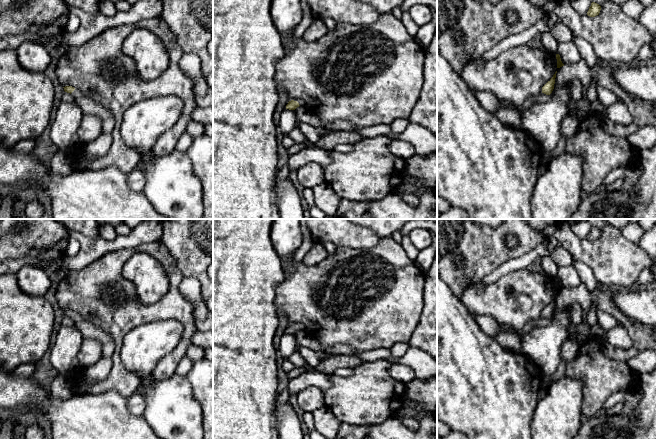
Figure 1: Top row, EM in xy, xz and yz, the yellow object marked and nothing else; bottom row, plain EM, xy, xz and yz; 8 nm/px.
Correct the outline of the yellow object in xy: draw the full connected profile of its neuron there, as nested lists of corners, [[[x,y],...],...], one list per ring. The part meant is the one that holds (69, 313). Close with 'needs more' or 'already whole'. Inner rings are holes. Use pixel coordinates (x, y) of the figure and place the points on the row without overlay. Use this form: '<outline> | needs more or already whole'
[[[72,310],[63,311],[64,315],[70,317],[78,328],[84,339],[94,339],[102,345],[102,355],[111,358],[115,350],[115,343],[112,337],[102,328],[86,321],[79,314]]] | needs more

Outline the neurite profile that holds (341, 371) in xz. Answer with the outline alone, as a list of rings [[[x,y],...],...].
[[[339,367],[334,371],[334,375],[337,377],[348,377],[353,373],[353,368]]]

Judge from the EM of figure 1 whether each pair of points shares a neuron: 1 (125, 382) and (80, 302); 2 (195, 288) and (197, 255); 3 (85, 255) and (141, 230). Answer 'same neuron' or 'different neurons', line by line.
1: same neuron
2: different neurons
3: same neuron

